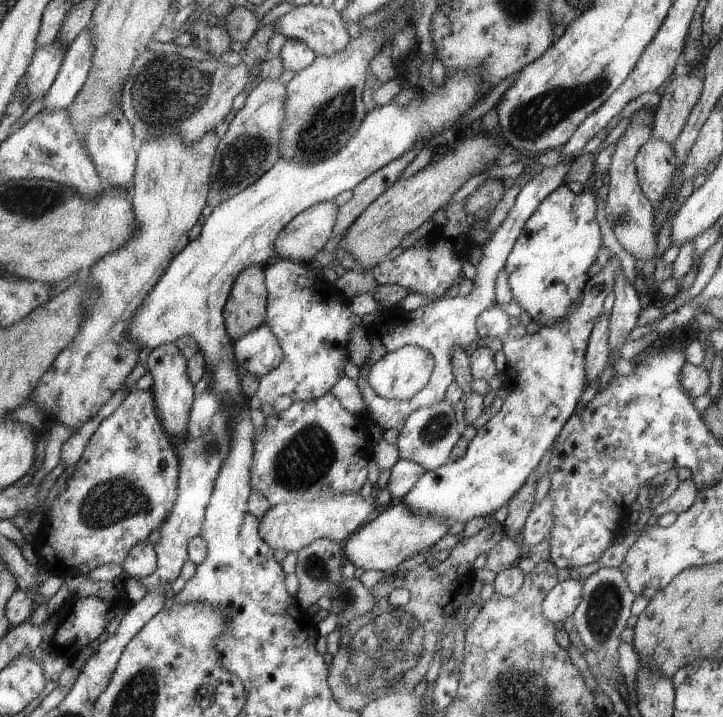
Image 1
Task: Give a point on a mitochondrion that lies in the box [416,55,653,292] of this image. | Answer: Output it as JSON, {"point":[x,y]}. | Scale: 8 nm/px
{"point":[528,122]}

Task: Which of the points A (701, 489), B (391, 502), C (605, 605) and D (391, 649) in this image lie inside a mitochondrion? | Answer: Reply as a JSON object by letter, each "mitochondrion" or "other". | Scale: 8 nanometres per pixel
{"A":"other","B":"other","C":"mitochondrion","D":"mitochondrion"}

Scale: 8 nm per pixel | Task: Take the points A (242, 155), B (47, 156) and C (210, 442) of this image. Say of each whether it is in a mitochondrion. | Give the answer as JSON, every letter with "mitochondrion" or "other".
{"A":"mitochondrion","B":"other","C":"mitochondrion"}

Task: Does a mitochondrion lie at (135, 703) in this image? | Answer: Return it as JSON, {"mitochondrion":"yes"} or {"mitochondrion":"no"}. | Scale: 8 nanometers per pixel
{"mitochondrion":"yes"}

